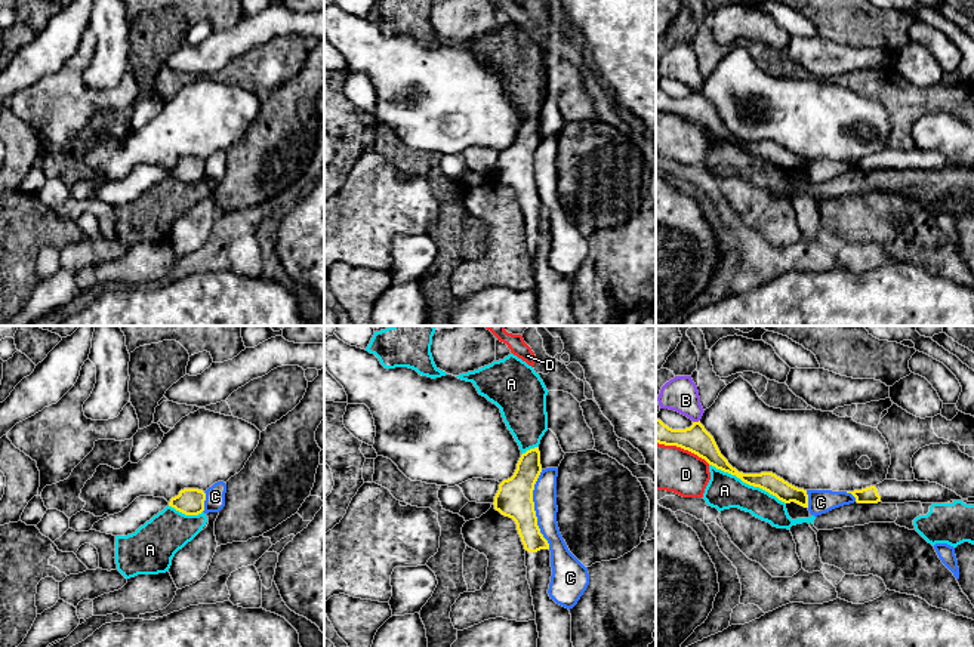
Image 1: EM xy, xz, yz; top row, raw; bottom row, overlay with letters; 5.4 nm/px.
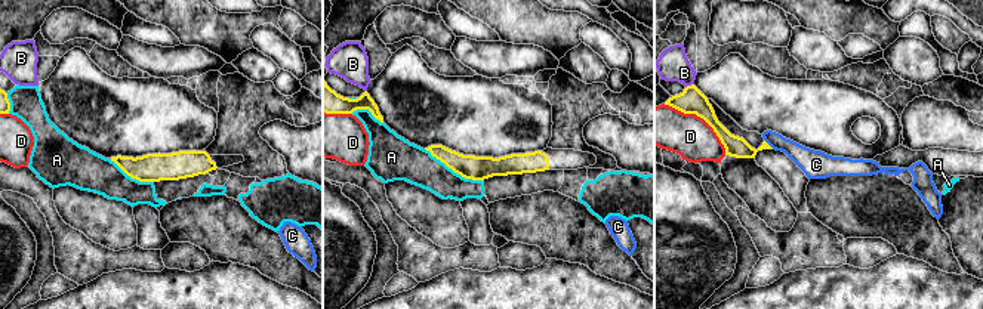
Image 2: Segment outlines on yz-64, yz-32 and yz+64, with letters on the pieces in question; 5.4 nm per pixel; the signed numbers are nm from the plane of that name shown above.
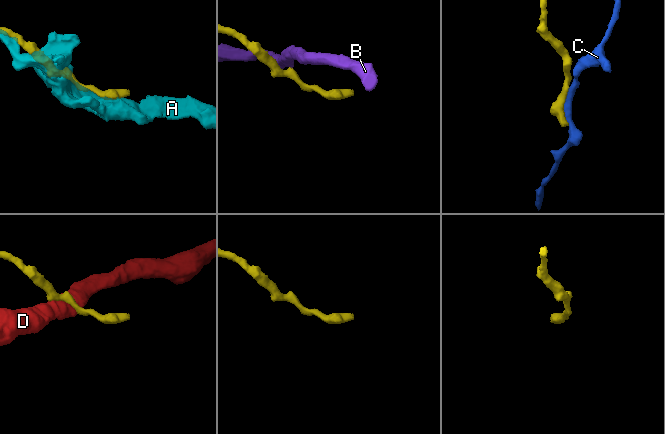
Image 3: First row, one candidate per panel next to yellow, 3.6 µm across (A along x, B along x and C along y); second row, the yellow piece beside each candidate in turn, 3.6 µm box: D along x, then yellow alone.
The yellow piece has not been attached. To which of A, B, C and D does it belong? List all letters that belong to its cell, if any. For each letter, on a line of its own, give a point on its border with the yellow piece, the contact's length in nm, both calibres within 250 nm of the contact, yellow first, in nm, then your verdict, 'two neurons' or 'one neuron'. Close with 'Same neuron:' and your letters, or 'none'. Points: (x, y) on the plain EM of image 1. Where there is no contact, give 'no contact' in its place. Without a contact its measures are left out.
A: meets yellow in yz at (748, 151); contact 460 nm long; 110 nm thick on the yellow side, 190 nm on the other; two neurons
B: meets yellow in yz at (696, 91); contact 40 nm long; 150 nm thick on the yellow side, 190 nm on the other; two neurons
C: meets yellow in xz at (533, 178); contact 440 nm long; 200 nm thick on the yellow side, 130 nm on the other; two neurons
D: meets yellow in yz at (683, 116); contact 320 nm long; 150 nm thick on the yellow side, 260 nm on the other; two neurons
Same neuron: none

